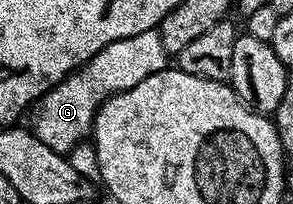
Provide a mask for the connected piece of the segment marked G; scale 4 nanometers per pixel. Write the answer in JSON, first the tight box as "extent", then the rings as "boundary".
{"extent":[31,28,167,154],"boundary":[[[156,28],[131,38],[119,38],[103,46],[103,50],[99,50],[99,54],[92,56],[82,68],[69,73],[41,97],[32,113],[31,131],[37,135],[39,142],[51,146],[51,150],[69,154],[84,136],[86,139],[92,133],[93,119],[97,117],[102,102],[117,92],[126,92],[131,90],[131,86],[139,86],[143,78],[161,72],[165,67],[167,57],[163,50],[163,38],[159,38]]]}

